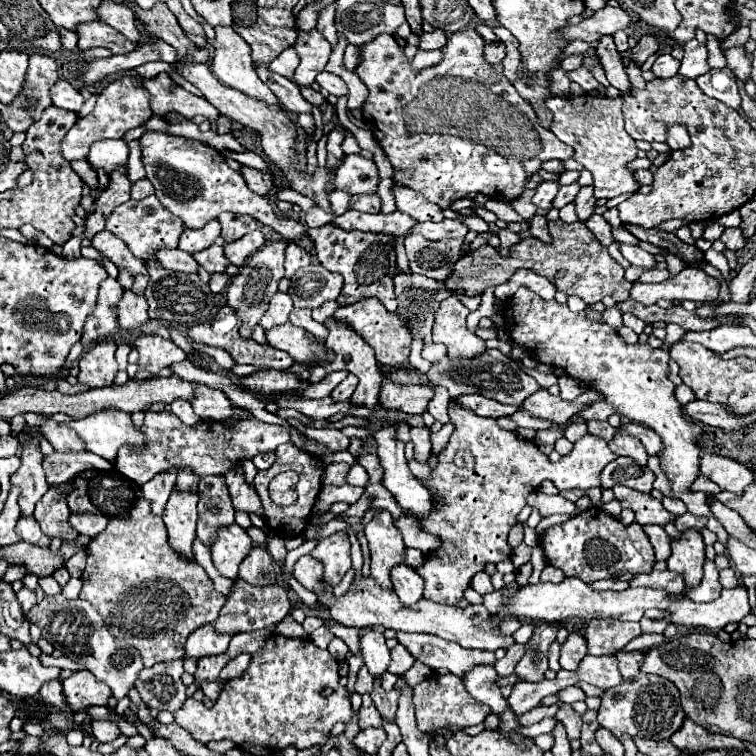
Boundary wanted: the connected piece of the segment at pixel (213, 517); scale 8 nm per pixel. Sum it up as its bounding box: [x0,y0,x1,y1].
[198,476,234,546]

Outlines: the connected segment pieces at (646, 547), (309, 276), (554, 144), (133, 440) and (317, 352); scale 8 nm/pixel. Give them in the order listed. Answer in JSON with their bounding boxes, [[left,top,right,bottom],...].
[[540,506,654,584],[288,264,342,308],[354,28,572,208],[70,408,144,462],[266,322,334,362]]

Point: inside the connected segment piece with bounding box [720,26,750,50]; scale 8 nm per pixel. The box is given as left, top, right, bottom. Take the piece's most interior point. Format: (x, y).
(741, 35)

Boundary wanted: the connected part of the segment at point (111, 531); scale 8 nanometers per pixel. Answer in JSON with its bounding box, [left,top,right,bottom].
[80,498,226,668]

